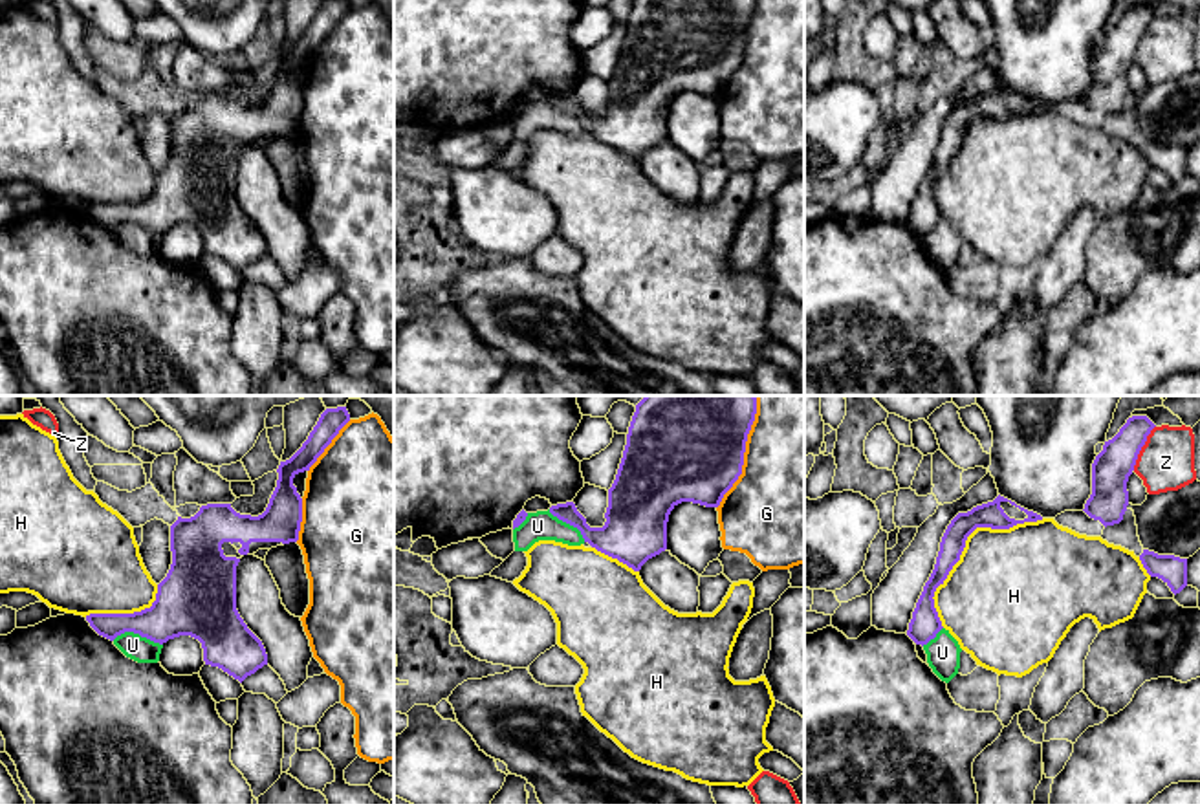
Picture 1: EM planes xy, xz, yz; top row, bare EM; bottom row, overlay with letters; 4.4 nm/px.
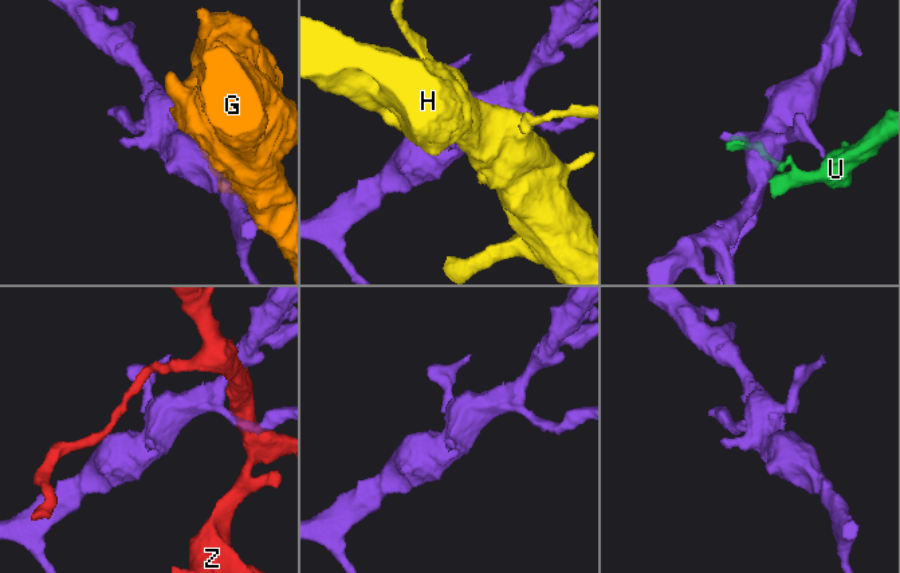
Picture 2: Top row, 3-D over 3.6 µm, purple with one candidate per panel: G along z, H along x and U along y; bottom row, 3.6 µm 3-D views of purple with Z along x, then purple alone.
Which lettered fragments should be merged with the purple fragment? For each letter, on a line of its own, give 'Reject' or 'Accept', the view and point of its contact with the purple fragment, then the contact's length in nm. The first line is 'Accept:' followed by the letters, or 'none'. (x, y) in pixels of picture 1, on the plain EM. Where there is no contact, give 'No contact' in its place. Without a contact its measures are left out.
Accept: none
G: Reject. Touches purple at xz (742, 50). Shared border 460 nm
H: Reject. Touches purple at yz (964, 134). Shared border 650 nm
U: Reject. Touches purple at xy (138, 222). Shared border 220 nm
Z: Reject. Touches purple at yz (1142, 35). Shared border 220 nm

